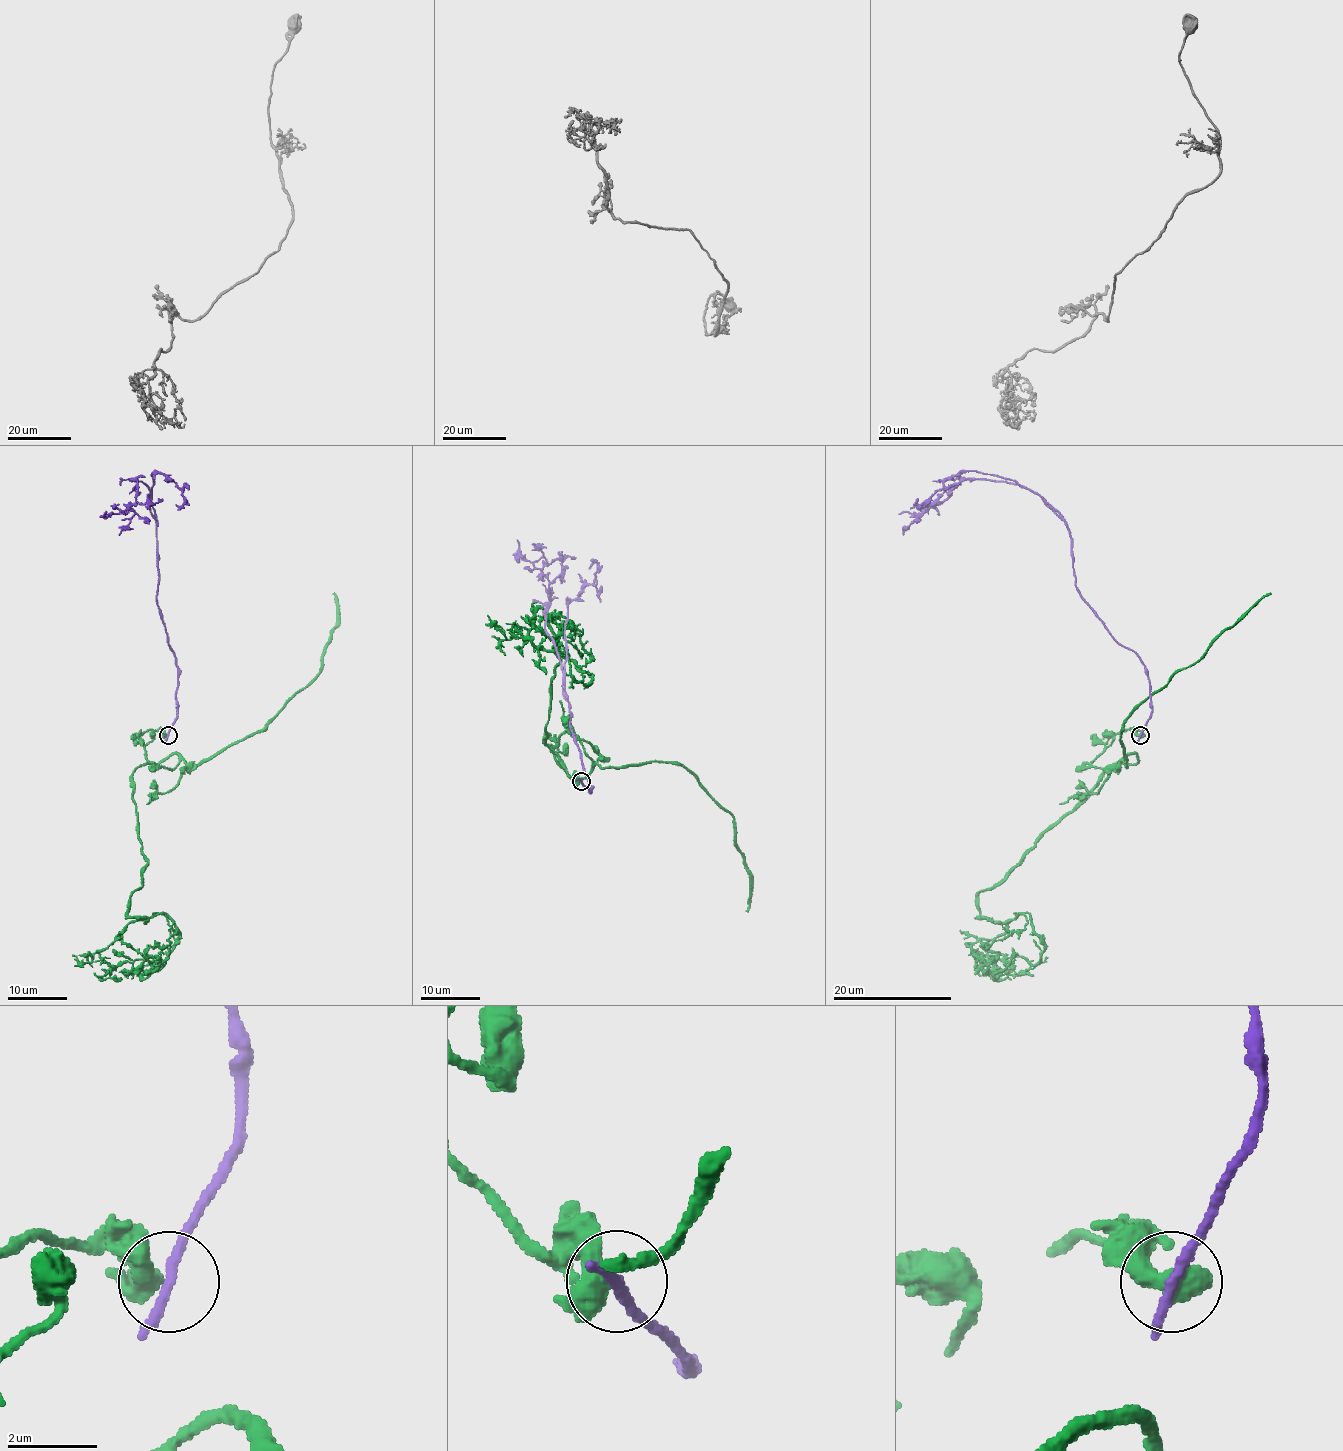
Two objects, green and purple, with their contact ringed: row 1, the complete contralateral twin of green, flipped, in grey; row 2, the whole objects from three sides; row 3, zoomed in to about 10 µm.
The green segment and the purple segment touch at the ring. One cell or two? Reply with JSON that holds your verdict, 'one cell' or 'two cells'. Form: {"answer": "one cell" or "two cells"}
{"answer": "two cells"}

